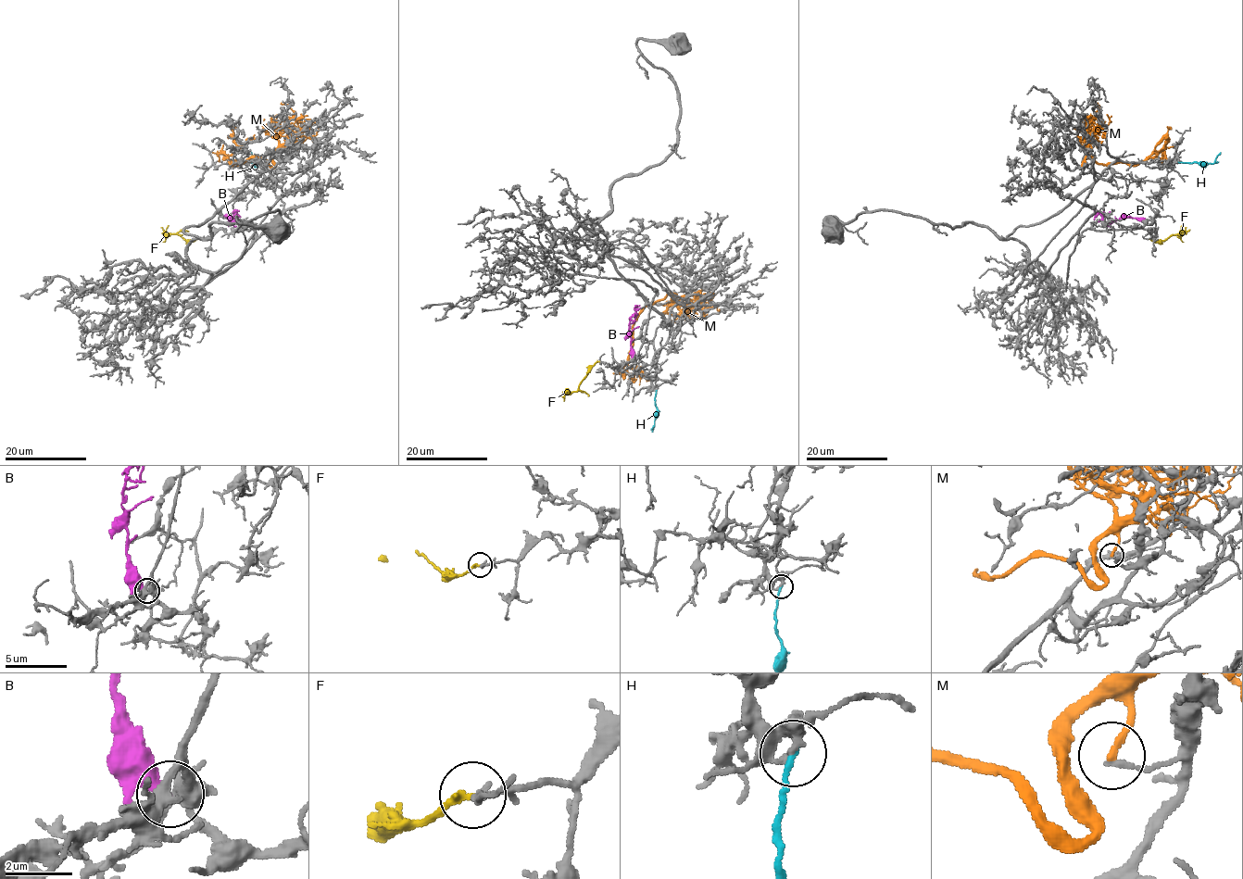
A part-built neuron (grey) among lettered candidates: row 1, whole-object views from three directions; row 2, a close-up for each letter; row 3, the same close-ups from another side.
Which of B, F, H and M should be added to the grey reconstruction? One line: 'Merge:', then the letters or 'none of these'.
Merge: F

